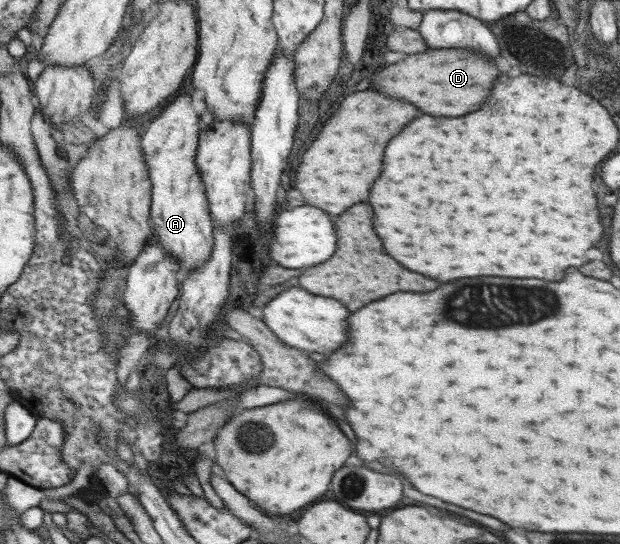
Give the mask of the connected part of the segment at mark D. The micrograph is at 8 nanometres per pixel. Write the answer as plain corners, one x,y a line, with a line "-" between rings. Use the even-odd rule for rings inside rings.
464,48
429,49
382,68
372,76
370,88
406,100
430,116
462,116
480,108
486,96
490,96
488,92
496,76
494,62
478,52

